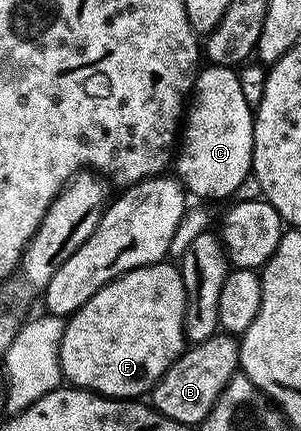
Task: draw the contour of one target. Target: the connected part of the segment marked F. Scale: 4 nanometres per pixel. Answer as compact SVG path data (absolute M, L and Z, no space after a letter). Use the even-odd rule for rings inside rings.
M174 262L150 263L114 279L66 320L67 328L59 354L64 380L70 386L82 387L110 399L138 400L146 396L185 350L183 325L186 308L185 285Z

